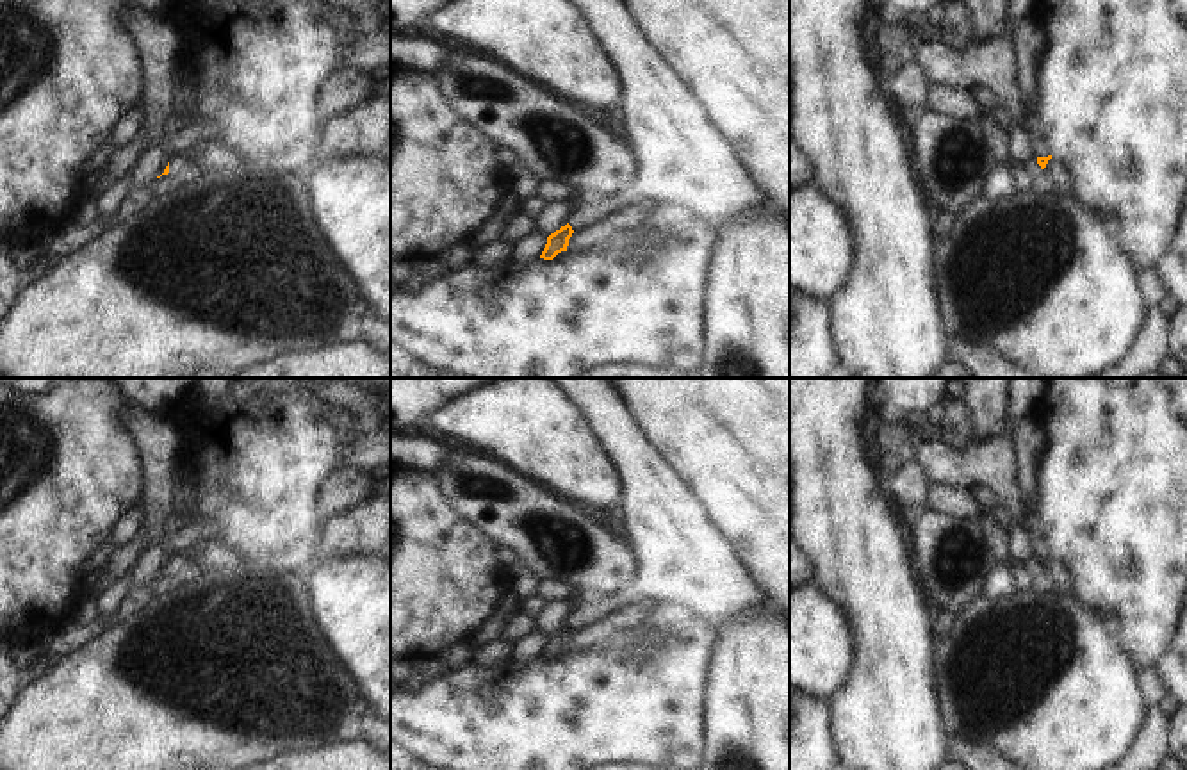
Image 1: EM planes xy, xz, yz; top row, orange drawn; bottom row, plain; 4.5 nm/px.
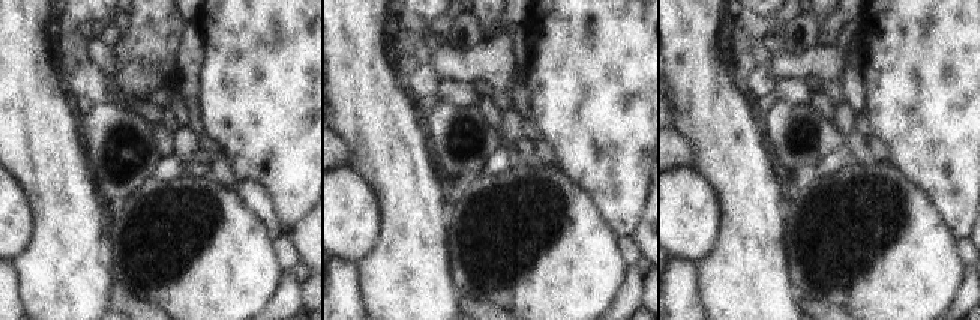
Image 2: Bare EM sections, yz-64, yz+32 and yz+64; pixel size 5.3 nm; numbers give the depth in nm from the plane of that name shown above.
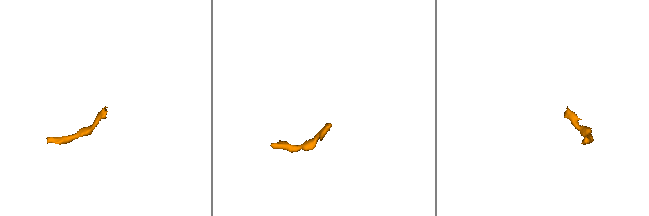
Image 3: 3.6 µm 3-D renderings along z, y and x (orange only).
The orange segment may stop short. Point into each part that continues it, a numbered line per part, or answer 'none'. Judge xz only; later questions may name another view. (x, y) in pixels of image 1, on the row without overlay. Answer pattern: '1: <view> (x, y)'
1: xz (681, 557)

